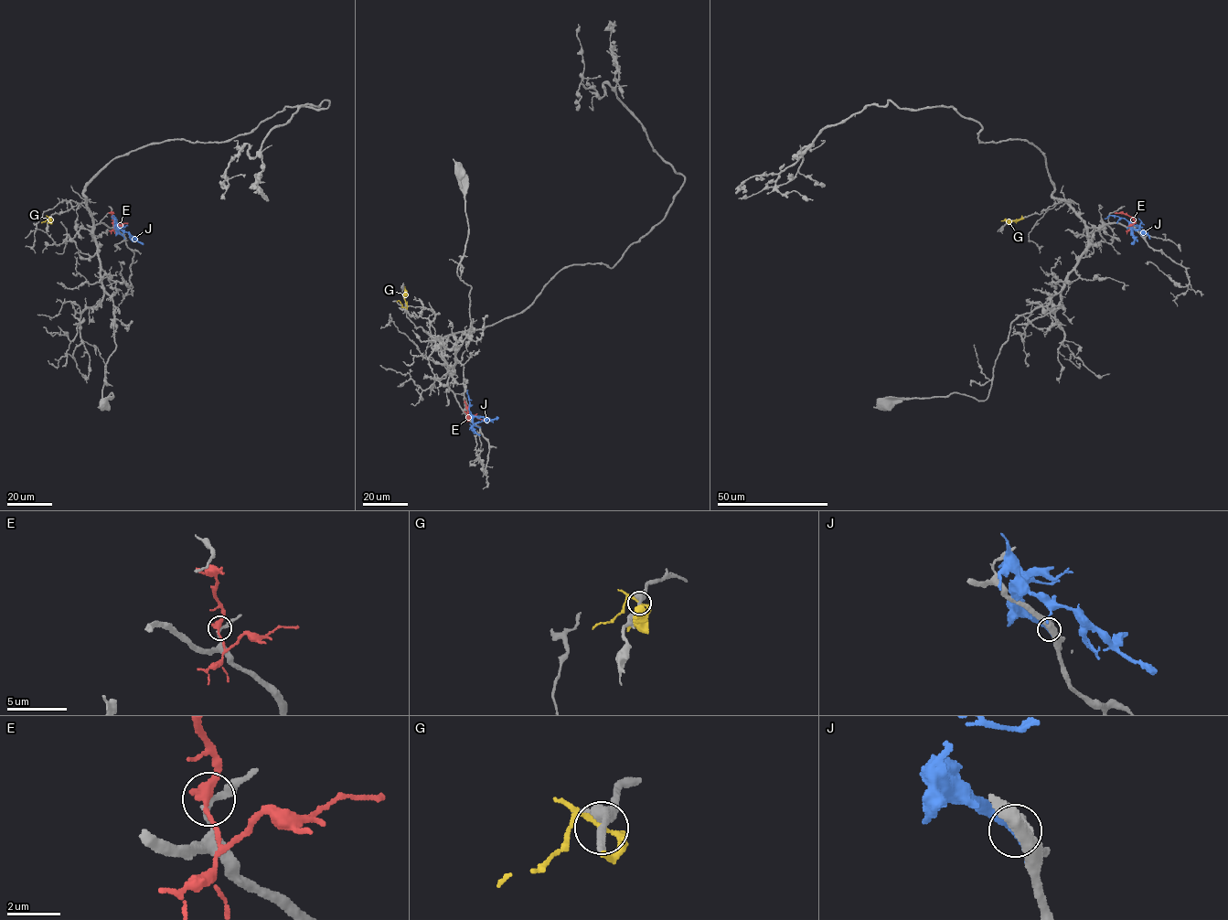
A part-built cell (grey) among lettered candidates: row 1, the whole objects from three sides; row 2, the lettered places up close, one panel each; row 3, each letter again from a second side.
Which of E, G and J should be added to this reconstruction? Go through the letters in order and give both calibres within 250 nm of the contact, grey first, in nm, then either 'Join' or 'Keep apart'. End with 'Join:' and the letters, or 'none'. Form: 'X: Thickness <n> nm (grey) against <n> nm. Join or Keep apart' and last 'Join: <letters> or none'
E: Thickness 180 nm (grey) against 360 nm. Keep apart
G: Thickness 240 nm (grey) against 190 nm. Keep apart
J: Thickness 340 nm (grey) against 320 nm. Keep apart
Join: none

